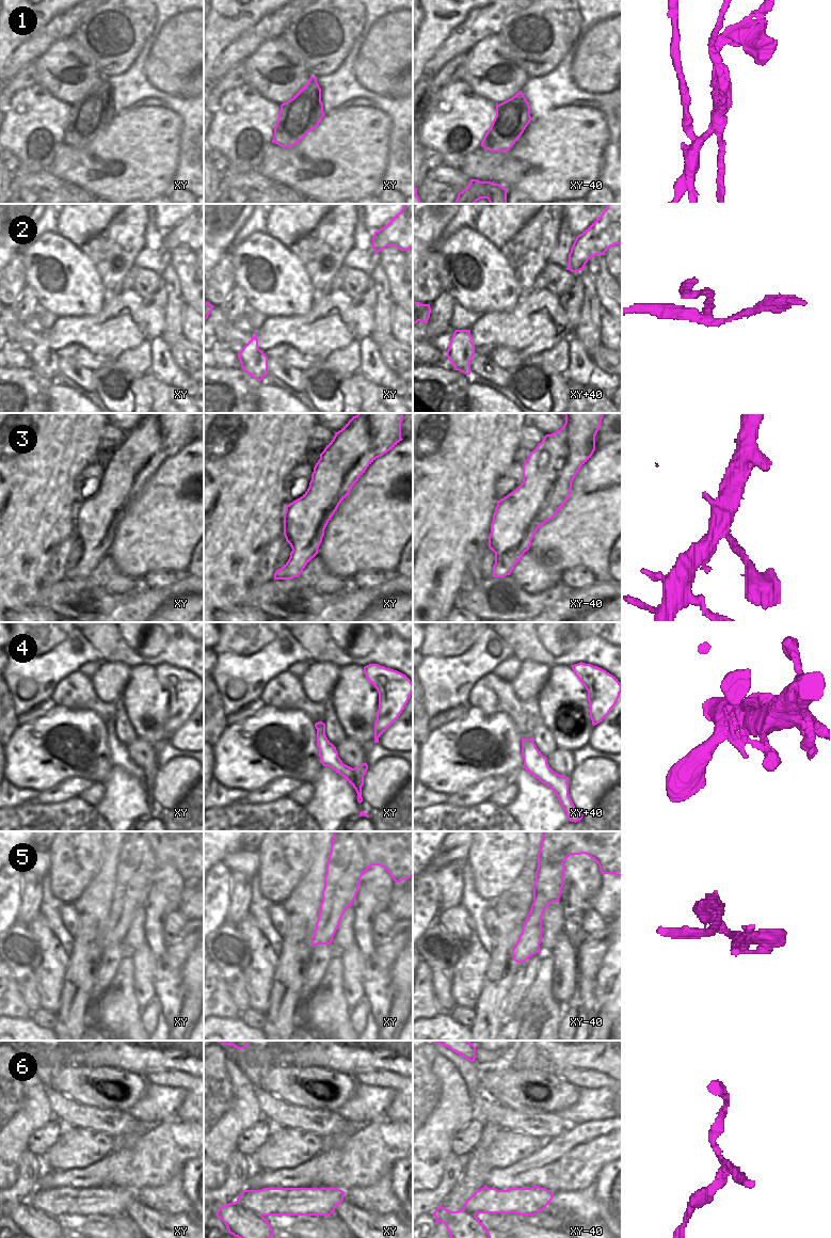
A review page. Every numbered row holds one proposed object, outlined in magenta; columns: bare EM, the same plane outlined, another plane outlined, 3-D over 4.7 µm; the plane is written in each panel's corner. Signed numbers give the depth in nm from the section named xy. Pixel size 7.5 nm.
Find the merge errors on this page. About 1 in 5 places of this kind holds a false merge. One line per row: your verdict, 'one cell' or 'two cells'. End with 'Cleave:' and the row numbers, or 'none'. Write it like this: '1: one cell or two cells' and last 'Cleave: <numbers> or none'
1: two cells
2: two cells
3: one cell
4: one cell
5: two cells
6: two cells
Cleave: 1, 2, 5, 6

